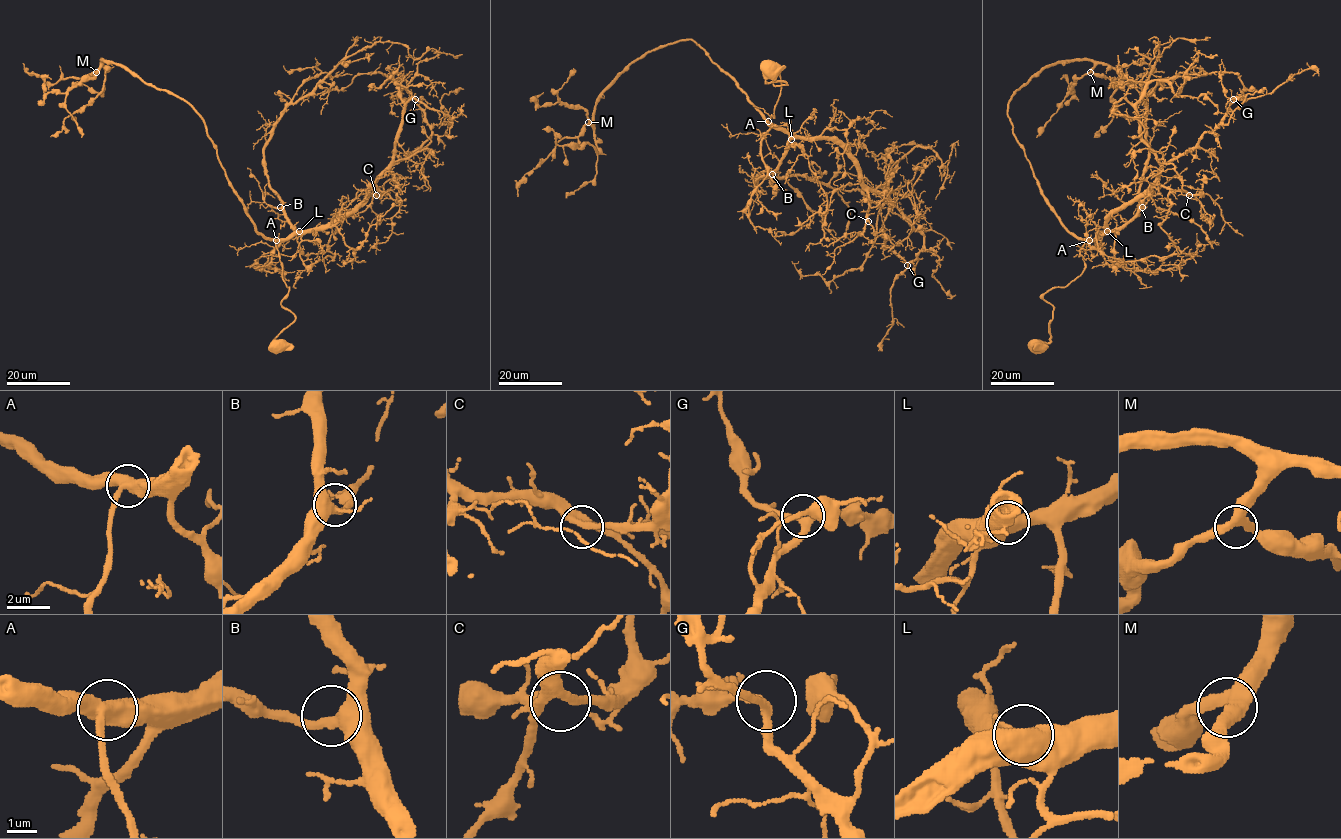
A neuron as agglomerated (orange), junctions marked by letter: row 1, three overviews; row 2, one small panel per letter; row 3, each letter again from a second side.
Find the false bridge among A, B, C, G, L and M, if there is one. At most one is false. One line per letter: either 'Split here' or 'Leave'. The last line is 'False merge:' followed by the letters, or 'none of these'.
A: Leave
B: Leave
C: Leave
G: Leave
L: Leave
M: Leave
False merge: none of these

